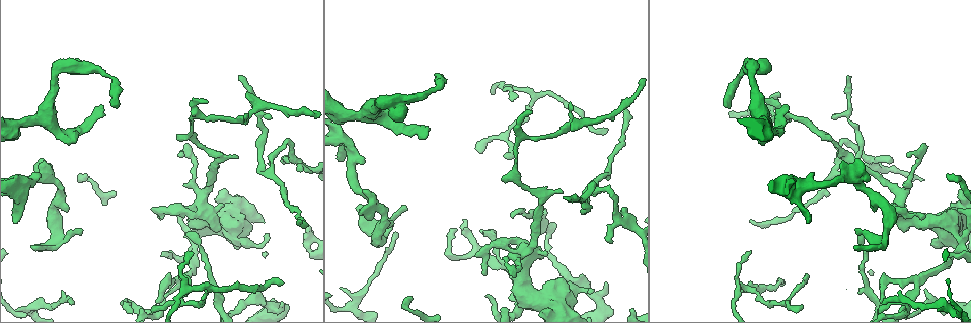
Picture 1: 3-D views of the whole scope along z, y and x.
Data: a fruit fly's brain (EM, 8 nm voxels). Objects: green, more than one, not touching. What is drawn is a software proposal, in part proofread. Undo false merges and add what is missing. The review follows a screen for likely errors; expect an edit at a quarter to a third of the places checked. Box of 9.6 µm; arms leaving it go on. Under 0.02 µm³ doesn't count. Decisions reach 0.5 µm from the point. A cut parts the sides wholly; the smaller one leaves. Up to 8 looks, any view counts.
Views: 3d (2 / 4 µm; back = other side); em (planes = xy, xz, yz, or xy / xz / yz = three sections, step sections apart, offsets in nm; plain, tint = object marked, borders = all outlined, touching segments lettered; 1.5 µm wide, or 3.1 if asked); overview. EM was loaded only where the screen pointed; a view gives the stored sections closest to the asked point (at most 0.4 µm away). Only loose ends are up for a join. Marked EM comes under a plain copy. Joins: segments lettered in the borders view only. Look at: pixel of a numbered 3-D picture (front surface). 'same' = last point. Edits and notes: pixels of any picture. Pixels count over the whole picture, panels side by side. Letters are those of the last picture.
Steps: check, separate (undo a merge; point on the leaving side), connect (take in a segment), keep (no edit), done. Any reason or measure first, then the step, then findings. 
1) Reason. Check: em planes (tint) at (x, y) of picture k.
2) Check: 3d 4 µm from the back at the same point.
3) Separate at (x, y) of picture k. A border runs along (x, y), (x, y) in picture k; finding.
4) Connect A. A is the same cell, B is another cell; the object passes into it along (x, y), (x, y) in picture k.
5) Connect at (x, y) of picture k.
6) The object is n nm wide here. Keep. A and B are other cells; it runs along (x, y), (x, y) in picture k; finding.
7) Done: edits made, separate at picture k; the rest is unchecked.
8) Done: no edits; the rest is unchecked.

An open end. Check: em planes (borders) at (531, 111) of picture 1.

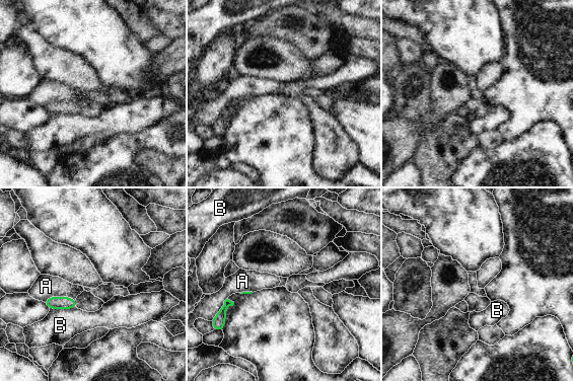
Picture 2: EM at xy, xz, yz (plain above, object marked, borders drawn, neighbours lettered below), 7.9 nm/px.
Keep. A and B are other cells; none of them fits.

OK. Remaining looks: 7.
Tapers out. Check: em xy step 8 (borders) at (621, 100) of picture 1.

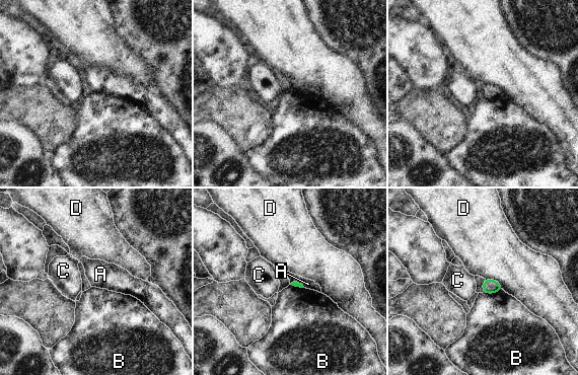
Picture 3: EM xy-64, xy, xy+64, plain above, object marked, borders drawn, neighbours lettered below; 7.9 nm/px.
Keep. A, B, C and D are other cells; a border runs along (502, 289), (493, 293), (483, 293) in picture 3; no lettered segment goes on from it.

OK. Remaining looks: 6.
Abrupt turn. Check: 3d 4 µm at (843, 141) of picture 1.

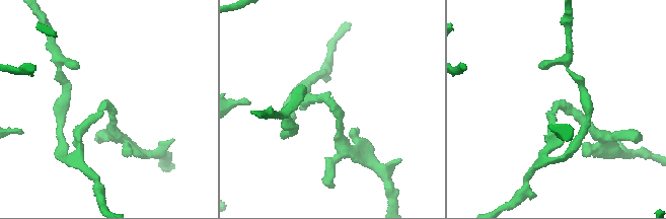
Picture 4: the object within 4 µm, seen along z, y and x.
The arms are 170, 240 nm wide. Check: em xz step 8 (tint) at (330, 101) of picture 4.

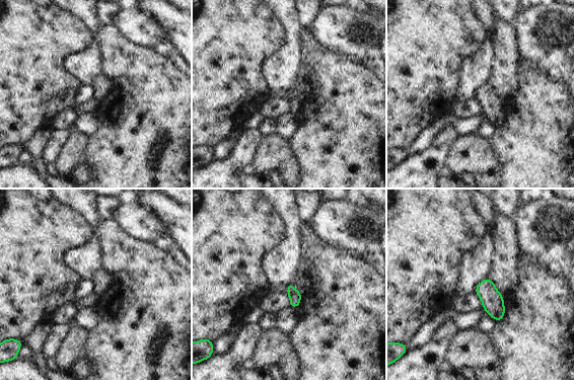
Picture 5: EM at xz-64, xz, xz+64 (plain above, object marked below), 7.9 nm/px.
Another direction. Check: em xy step 4 (borders) at the same point.

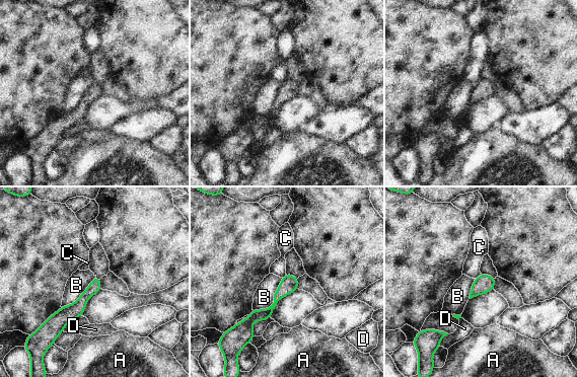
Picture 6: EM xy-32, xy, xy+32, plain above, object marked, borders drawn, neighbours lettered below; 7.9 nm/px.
The longest contact is with B, 360 nm. Keep. A, B, C and D are other cells; a border runs along (282, 278), (274, 301), (253, 310) in picture 6; all the same neuron.

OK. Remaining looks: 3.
Tapers out. Check: em planes (tint) at (187, 251) of picture 1.

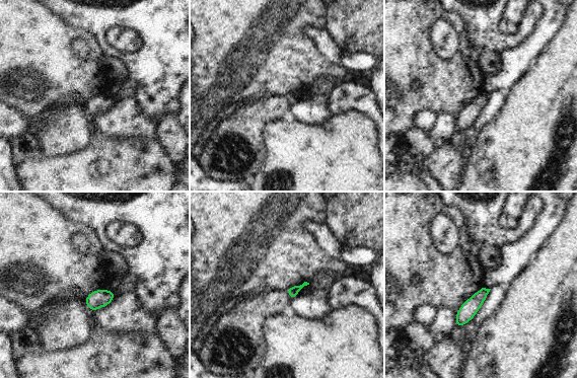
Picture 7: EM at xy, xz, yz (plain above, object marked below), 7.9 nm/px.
Check: em planes (borders) at the same point.

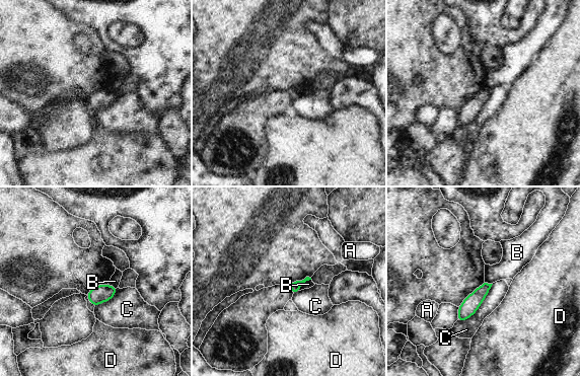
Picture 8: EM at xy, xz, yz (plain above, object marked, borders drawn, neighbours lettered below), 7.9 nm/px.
Keep. A, B, C and D are other cells; a border runs along (310, 279), (298, 290) in picture 8; no lettered segment goes on from it.

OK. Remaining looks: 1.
Done: no edits; the rest is unchecked.

